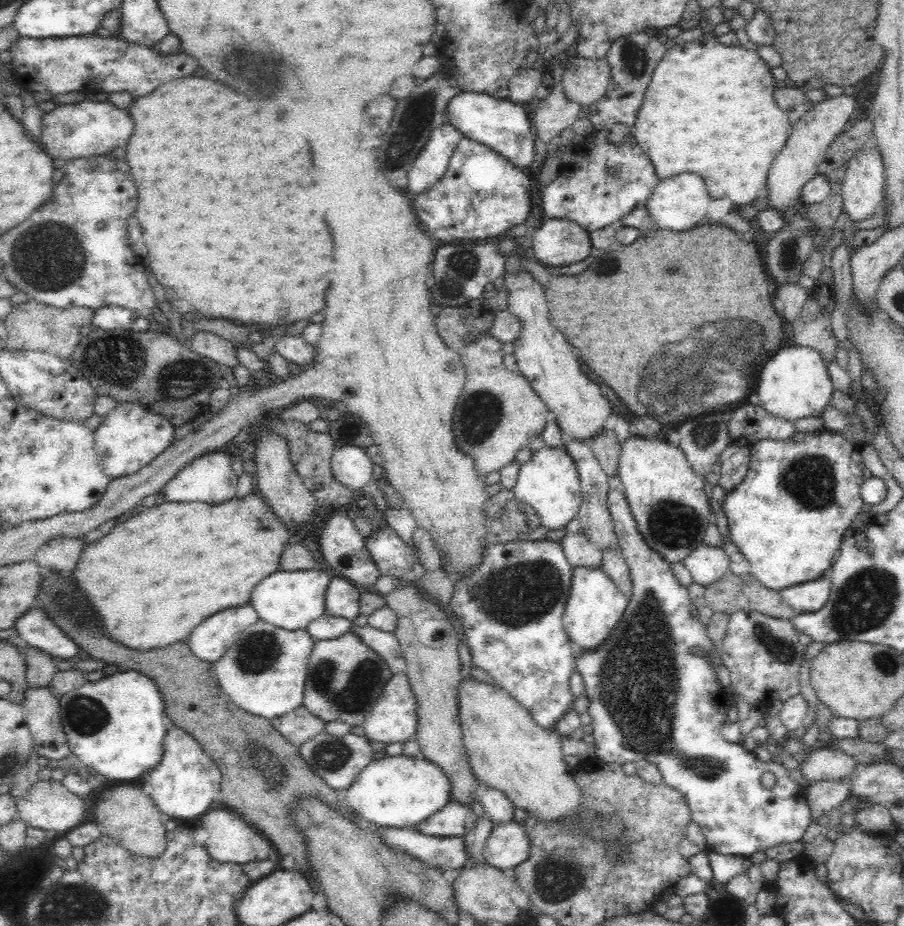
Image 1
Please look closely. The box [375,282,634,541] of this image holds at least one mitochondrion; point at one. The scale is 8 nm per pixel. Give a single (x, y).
(480, 414)

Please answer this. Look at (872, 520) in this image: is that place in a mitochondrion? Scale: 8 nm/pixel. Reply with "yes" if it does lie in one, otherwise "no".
no

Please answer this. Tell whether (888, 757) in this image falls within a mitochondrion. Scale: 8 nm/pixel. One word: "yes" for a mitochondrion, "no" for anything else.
no

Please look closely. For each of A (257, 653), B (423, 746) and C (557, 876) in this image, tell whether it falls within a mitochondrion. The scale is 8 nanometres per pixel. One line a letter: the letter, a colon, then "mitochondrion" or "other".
A: mitochondrion
B: other
C: mitochondrion

